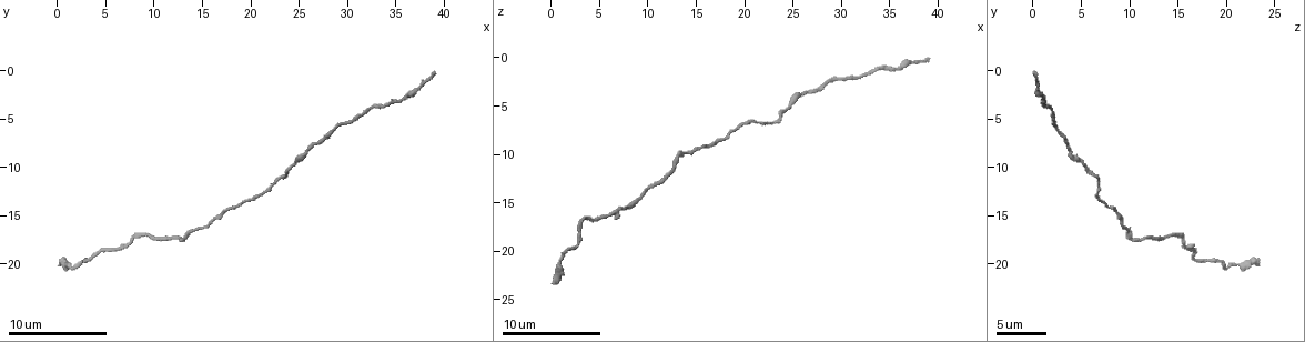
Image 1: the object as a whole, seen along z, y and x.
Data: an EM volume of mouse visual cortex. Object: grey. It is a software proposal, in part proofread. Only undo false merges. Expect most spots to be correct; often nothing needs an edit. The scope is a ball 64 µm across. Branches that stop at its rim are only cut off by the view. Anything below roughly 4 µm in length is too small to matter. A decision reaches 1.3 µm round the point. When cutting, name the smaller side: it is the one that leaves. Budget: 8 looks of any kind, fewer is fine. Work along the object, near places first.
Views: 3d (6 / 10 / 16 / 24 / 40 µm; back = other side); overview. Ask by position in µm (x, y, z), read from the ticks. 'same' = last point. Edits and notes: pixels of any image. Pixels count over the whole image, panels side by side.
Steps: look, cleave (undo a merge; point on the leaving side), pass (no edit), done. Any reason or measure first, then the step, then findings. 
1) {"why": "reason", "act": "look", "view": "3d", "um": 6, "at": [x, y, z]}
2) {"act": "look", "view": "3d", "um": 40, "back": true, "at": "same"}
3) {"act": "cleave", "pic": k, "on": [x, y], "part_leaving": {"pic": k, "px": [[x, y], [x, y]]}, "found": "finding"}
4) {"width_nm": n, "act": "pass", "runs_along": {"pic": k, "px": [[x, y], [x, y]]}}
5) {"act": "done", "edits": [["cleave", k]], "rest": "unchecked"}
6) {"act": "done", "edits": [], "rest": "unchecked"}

{"why": "thick turns thin", "act": "look", "view": "3d", "um": 10, "at": [13.0, 17.6, 11.2]}

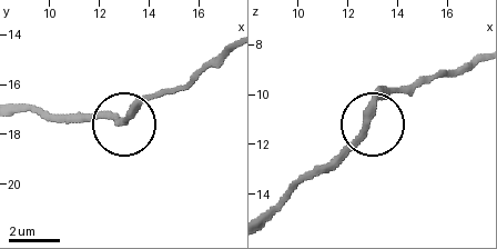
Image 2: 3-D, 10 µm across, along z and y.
{"act": "pass", "runs_along": {"pic": 2, "px": [[478, 56], [389, 93], [328, 168]]}, "found": "one neuron here"}

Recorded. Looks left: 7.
{"why": "narrows sharply", "act": "look", "view": "3d", "um": 10, "at": [7.6, 17.4, 15.6]}

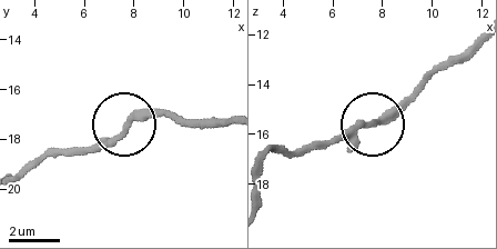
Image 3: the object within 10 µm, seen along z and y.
{"act": "pass", "runs_along": {"pic": 3, "px": [[473, 41], [442, 61], [373, 122], [328, 141]]}, "found": "continuous, no second neuron"}

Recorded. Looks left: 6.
{"why": "sudden change in width", "act": "look", "view": "3d", "um": 16, "at": [23.0, 11.4, 6.8]}

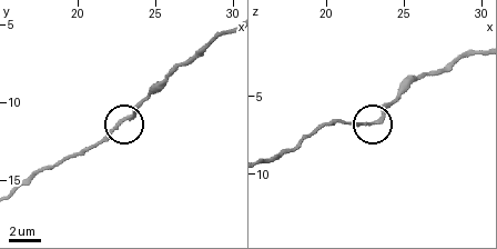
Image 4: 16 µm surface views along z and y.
{"act": "look", "view": "3d", "um": 6, "at": [22.6, 11.2, 6.6]}

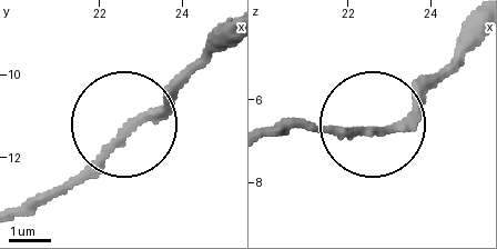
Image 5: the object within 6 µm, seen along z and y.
{"act": "pass", "found": "all the same neuron"}

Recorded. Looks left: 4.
{"why": "thick turns thin", "act": "look", "view": "3d", "um": 6, "at": [25.8, 8.6, 4.0]}

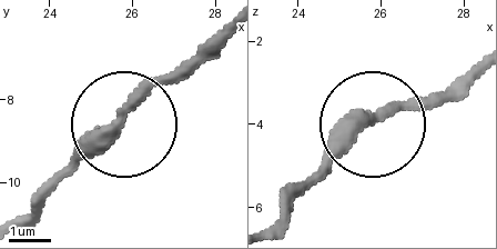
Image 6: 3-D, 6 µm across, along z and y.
{"act": "look", "view": "3d", "um": 6, "back": true, "at": [25.55, 8.70, 3.85]}

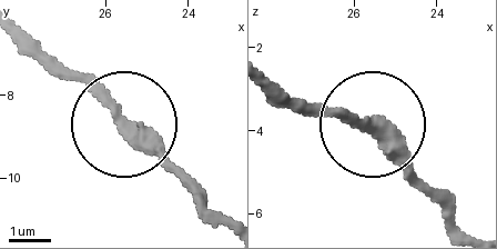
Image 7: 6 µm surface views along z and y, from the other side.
{"act": "pass", "runs_along": {"pic": 7, "px": [[460, 230], [386, 135], [294, 106]]}, "found": "one neuron here"}

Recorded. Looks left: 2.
{"act": "done", "edits": [], "rest": "unchecked"}

